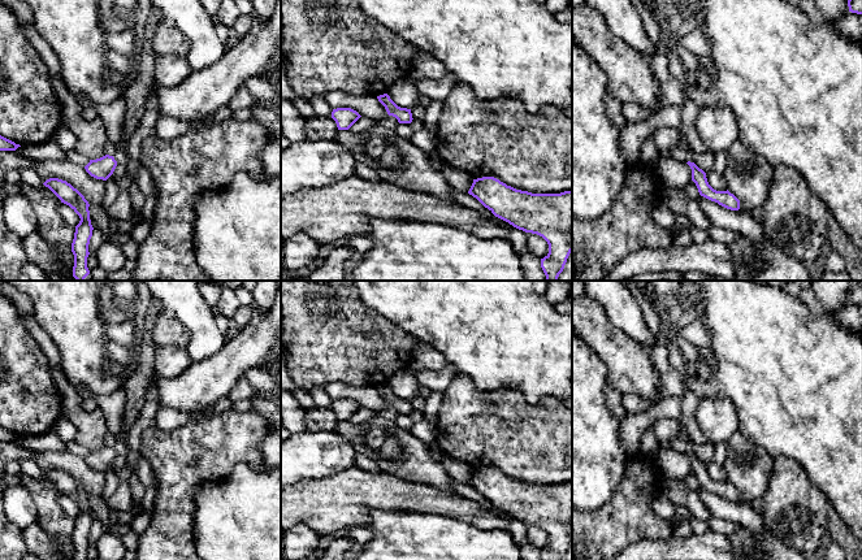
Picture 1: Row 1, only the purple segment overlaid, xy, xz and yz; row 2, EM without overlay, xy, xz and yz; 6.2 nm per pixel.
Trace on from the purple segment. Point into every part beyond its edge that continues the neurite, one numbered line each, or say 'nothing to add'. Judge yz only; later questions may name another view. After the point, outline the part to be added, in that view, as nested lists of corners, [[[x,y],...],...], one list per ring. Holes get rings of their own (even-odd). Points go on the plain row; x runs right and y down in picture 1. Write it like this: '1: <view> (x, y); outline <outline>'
nothing to add

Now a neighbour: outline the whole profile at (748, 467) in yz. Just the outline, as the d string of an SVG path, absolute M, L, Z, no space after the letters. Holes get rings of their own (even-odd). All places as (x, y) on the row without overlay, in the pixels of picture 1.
M738 430L727 442L727 457L722 468L727 481L740 491L738 502L759 503L772 465L774 457Z

